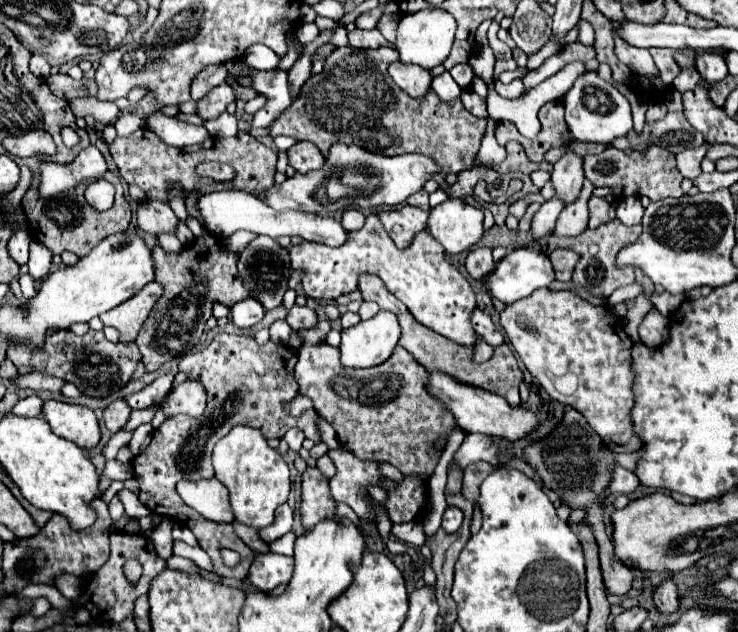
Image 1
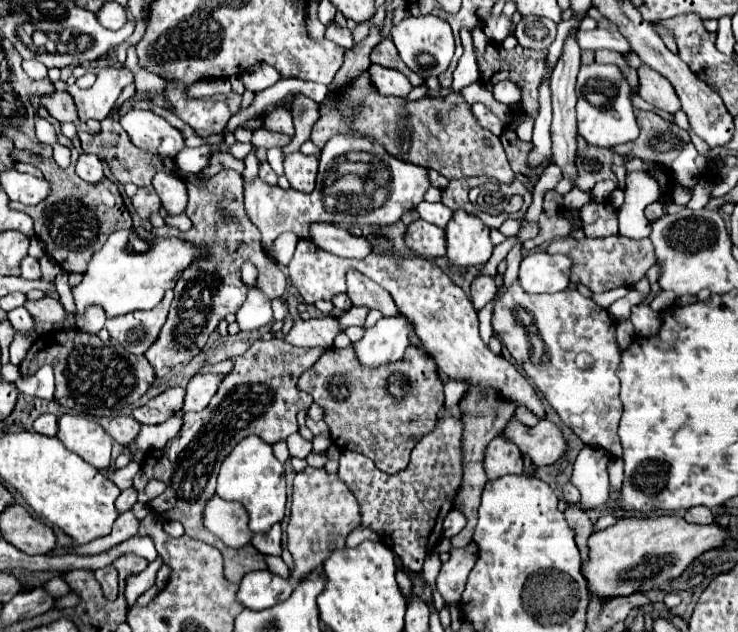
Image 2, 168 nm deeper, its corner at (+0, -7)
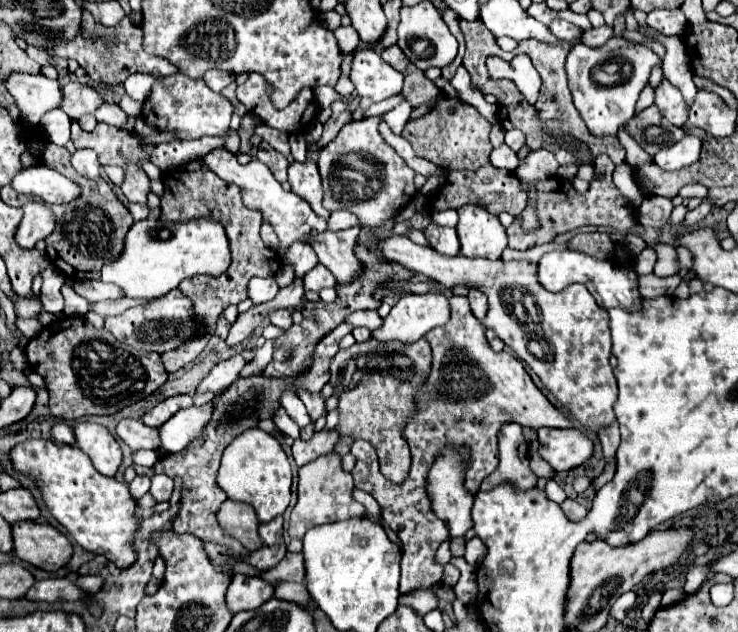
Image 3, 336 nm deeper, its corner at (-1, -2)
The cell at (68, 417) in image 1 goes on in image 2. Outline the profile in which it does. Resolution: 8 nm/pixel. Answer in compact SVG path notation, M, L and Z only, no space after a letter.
M64 413L58 417L58 435L66 449L78 453L96 469L106 469L110 465L110 435L92 419Z

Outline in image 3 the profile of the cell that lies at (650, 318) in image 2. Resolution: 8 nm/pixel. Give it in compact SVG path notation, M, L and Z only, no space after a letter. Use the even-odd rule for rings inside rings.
M565 250L565 252L549 252L539 260L539 282L551 290L559 292L567 288L569 284L581 282L589 288L597 304L605 310L609 308L623 308L623 310L639 310L641 300L639 300L638 275L629 268L621 266L613 260L601 260L583 252L575 250ZM637 292L637 294L635 294Z

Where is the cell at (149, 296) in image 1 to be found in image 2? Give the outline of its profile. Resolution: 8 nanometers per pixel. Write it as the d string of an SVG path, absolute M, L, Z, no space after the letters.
M166 291L164 299L150 311L132 311L128 315L108 319L106 329L110 337L118 341L126 351L142 355L156 341L156 335L168 315L170 301L172 291Z

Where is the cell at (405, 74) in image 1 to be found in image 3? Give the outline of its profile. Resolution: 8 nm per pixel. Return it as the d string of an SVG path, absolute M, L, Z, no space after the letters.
M369 48L355 52L349 80L359 94L359 110L355 112L355 118L361 118L363 110L371 104L399 94L403 86L401 72L393 70L375 50Z

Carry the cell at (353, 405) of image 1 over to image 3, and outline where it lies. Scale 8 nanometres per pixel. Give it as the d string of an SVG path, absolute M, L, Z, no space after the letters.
M375 338L353 344L345 352L339 352L331 362L331 384L335 388L335 394L341 396L339 400L339 432L341 436L353 436L361 438L373 444L373 448L379 454L381 472L391 482L403 482L405 474L409 474L409 446L405 446L405 440L401 438L401 422L415 410L413 394L423 386L425 378L429 376L431 366L431 346L425 338L419 338L417 342L405 344L405 342L377 342Z

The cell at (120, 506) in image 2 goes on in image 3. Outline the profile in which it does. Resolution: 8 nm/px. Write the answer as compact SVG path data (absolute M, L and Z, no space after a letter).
M135 476L131 482L129 482L129 492L133 494L133 498L141 498L143 494L147 494L151 488L151 480L147 476Z

